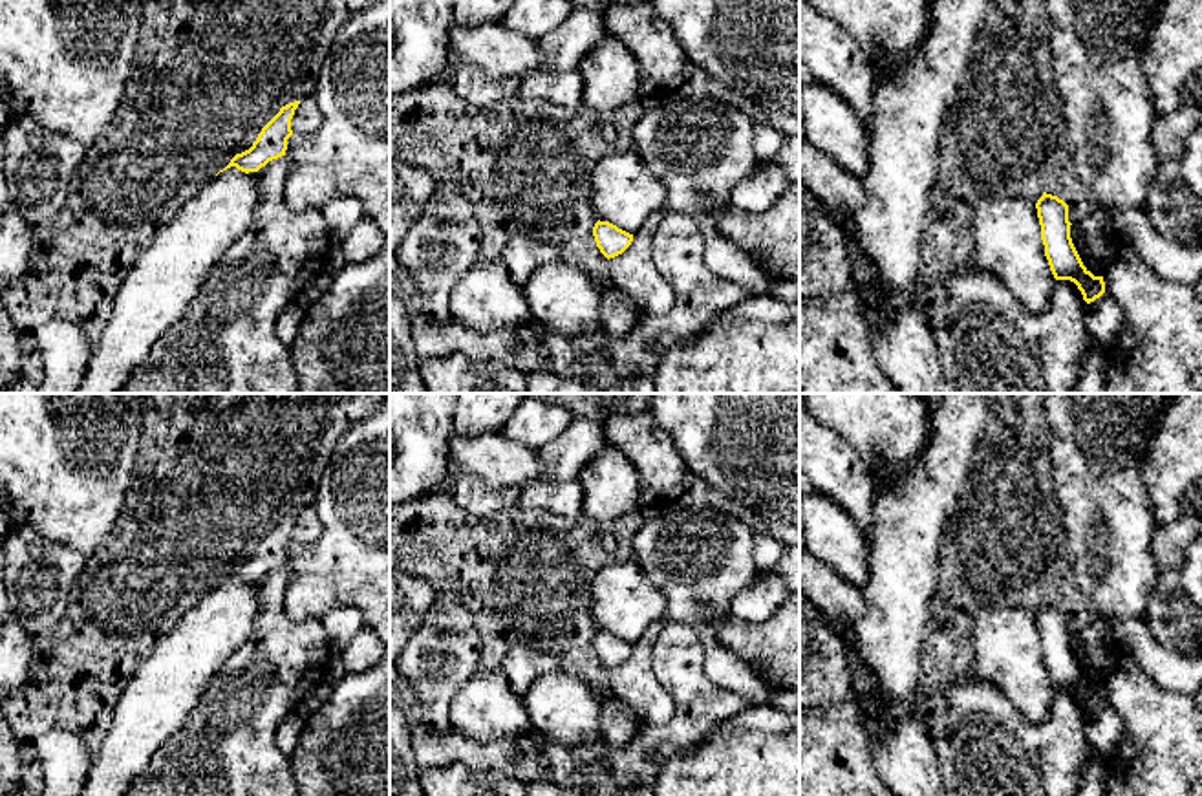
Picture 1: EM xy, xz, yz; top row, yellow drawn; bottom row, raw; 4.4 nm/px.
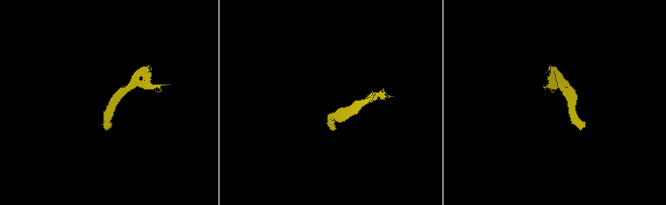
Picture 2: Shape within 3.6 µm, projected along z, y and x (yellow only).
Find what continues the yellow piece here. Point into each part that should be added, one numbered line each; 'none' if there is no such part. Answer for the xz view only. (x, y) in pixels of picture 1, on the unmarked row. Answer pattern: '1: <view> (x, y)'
none

